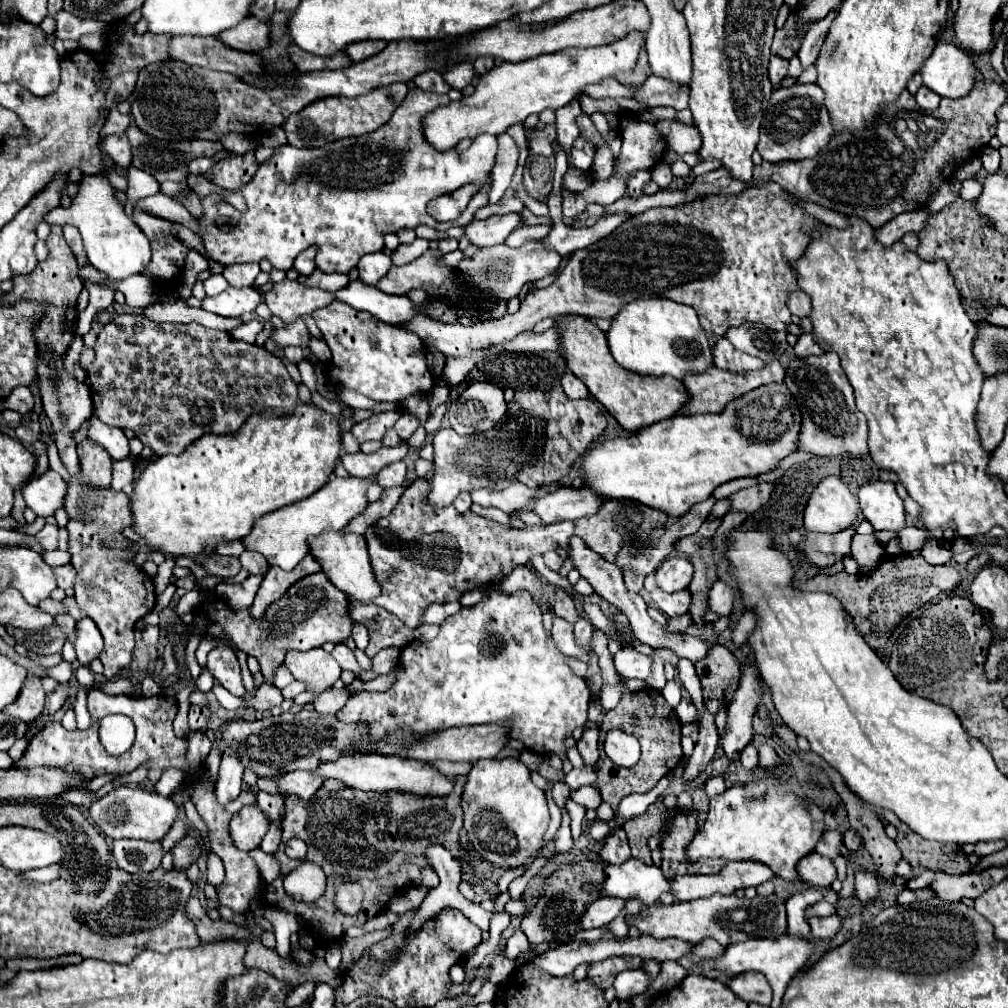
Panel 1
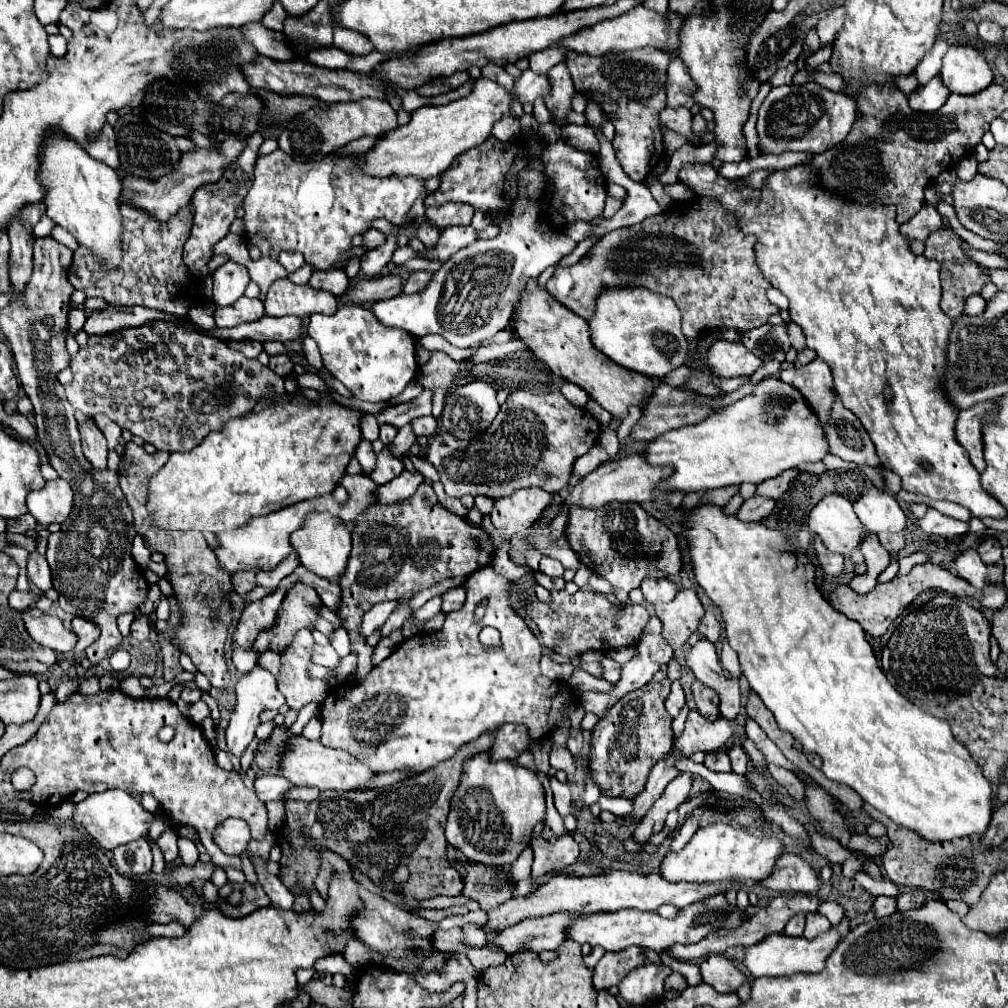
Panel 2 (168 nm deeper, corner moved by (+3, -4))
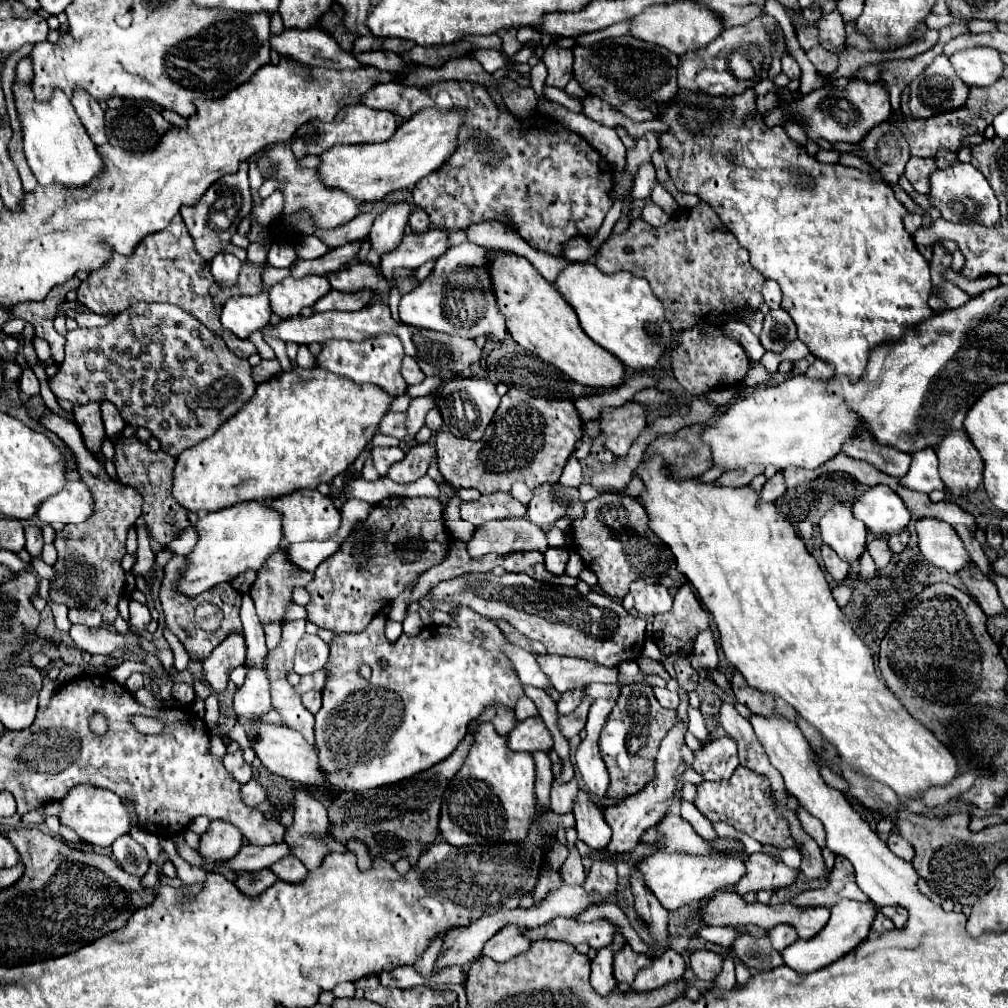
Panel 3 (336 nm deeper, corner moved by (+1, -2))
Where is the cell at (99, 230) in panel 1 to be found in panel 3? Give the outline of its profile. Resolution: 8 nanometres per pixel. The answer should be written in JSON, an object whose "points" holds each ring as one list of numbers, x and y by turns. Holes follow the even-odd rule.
{"points":[[13,84,13,94,17,100,19,122,23,126,25,158,39,184,61,184,71,192,91,184,91,180,95,180,99,172,103,172,103,158,99,156,93,140,87,136,83,124,79,122,71,100,57,90,49,102,35,102,31,88,21,88,17,84]]}

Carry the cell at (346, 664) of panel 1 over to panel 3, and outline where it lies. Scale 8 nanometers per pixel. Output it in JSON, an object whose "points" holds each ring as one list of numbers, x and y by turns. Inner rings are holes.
{"points":[[305,634,297,644,293,670,297,674,311,674,323,668,327,660,329,660,329,644,323,642,319,636]]}

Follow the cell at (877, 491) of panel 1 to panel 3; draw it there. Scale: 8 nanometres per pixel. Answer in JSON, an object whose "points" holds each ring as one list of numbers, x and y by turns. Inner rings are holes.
{"points":[[889,486,869,488,855,504,853,514,877,536,895,534,909,524,903,500]]}

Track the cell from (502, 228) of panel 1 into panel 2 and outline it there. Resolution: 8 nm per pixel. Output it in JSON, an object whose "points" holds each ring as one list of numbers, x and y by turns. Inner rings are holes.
{"points":[[447,226,441,230,439,242,433,248,425,248,423,252,417,252,417,256,423,256,427,260,445,262,457,250,469,246,475,240,477,240,477,232,473,226]]}

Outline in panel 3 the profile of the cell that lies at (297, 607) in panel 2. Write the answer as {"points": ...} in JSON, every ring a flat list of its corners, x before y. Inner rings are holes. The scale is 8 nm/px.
{"points":[[275,552,267,564,257,572,257,580,249,594,255,602,257,616,263,626,285,622,285,612,291,604,291,594,297,586,305,586,313,580,311,572,301,572,287,562,283,552]]}

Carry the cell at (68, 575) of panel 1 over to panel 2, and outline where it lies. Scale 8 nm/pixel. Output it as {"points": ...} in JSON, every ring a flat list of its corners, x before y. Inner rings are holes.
{"points":[[37,550,29,552,29,560,27,560,27,576,29,576,31,584,37,586,39,590,51,588,51,570,49,570,49,564,47,564,45,556,39,554]]}

